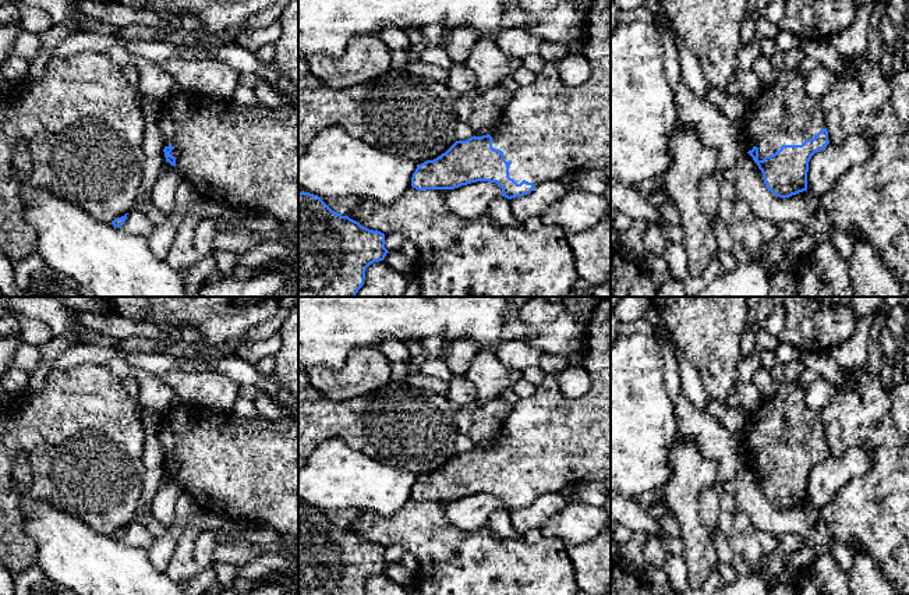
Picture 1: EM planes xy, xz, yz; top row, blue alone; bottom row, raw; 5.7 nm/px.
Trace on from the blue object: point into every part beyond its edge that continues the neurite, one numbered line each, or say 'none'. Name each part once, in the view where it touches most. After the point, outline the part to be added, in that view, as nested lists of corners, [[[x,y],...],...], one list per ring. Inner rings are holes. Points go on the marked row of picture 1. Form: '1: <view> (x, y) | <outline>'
1: yz (782, 113) | [[[784,67],[770,86],[747,102],[739,130],[747,152],[758,148],[758,160],[782,145],[802,145],[827,128],[820,99],[811,98],[804,84],[806,75]]]

